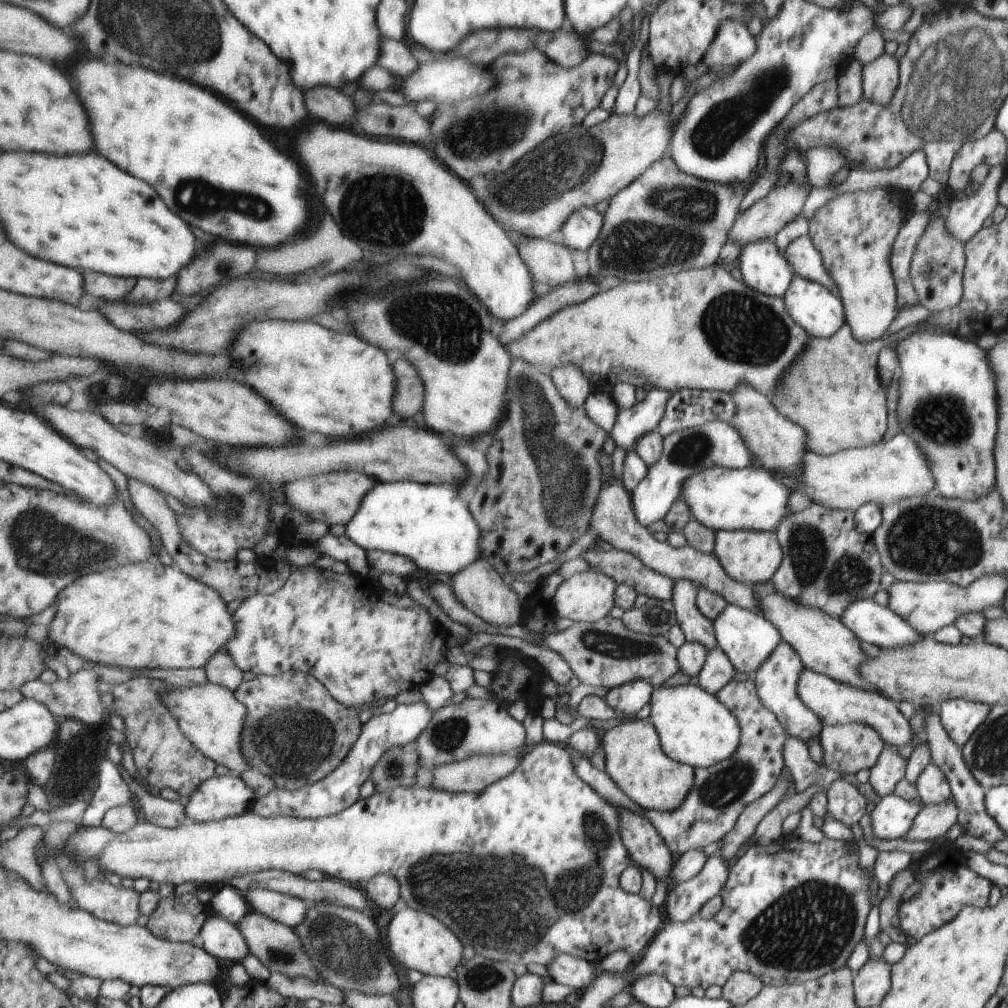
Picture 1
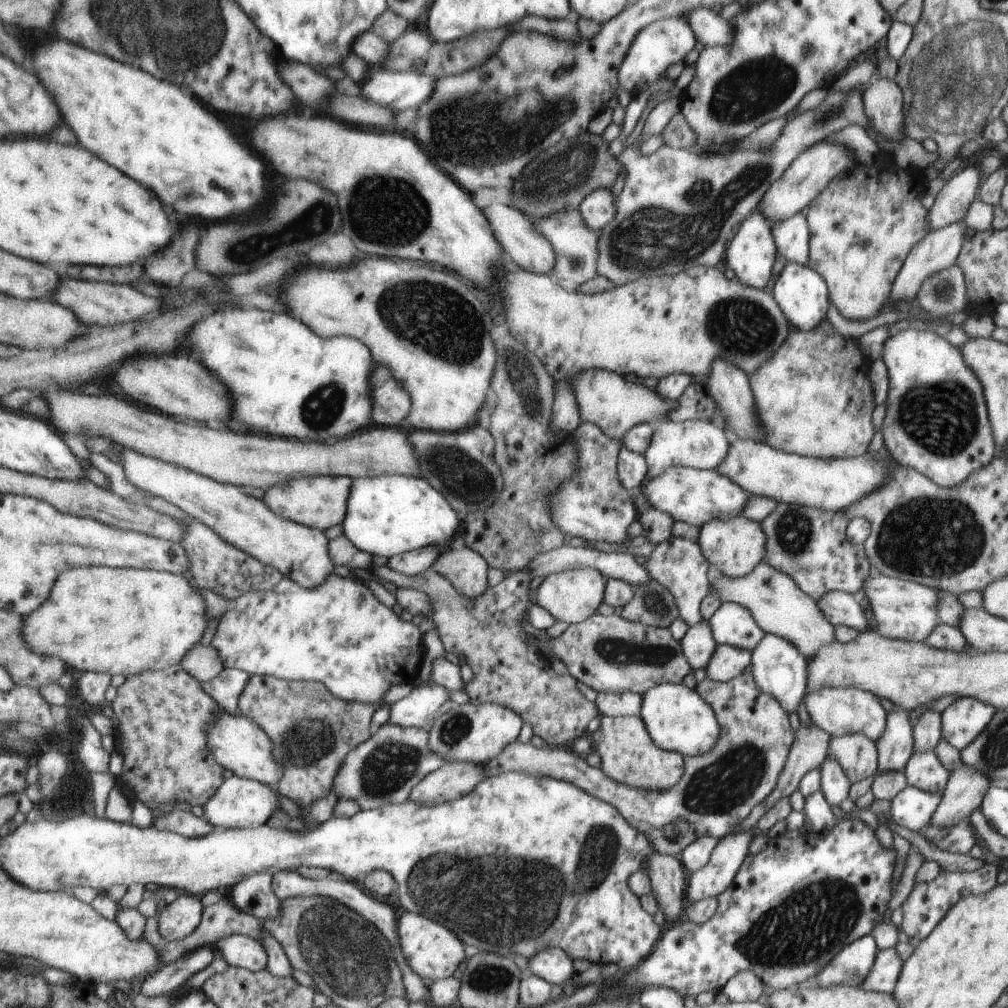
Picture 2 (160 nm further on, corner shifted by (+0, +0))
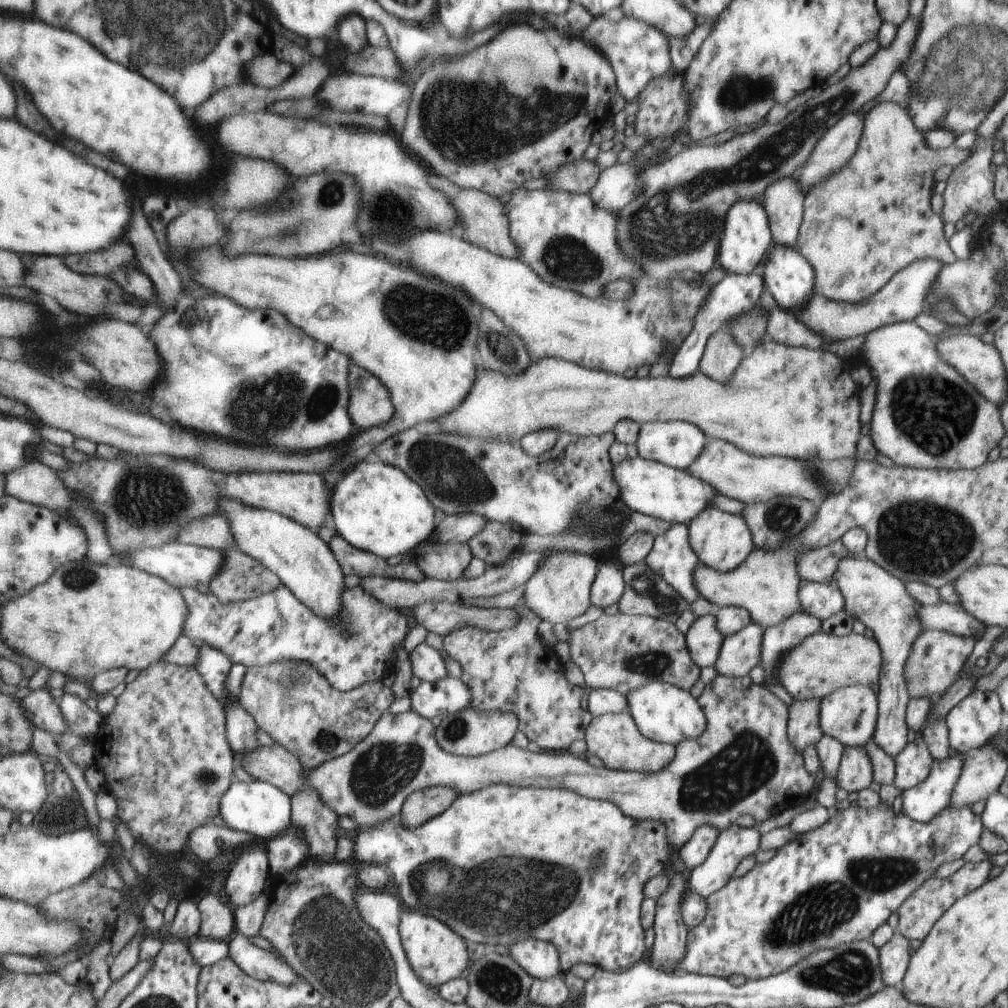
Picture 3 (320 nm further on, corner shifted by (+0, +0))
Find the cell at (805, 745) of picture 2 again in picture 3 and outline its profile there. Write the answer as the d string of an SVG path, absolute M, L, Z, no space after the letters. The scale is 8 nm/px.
M819 698L798 699L788 706L788 735L802 755L806 746L815 746L822 738L823 732L819 725L821 700Z

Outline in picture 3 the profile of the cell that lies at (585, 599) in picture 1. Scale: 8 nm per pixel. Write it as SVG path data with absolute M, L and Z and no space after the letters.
M551 552L543 558L534 573L525 582L525 590L521 600L542 620L552 624L568 624L577 616L584 614L592 601L592 586L596 580L600 564L592 555L579 552Z

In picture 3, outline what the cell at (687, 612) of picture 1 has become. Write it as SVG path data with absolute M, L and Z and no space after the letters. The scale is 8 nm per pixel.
M671 523L670 528L656 535L652 550L644 561L655 573L665 578L671 587L678 590L678 594L681 594L690 604L700 597L696 583L693 582L693 572L700 564L700 559L689 542L689 527L684 523Z

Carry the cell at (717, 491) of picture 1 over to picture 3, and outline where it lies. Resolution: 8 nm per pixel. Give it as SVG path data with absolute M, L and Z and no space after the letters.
M636 458L613 463L613 479L619 488L618 501L631 512L642 513L669 523L688 526L702 510L711 506L711 498L718 495L709 483L691 475L687 470L666 466L658 460Z

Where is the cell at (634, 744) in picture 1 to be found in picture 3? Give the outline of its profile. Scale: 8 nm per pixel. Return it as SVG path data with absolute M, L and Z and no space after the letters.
M629 711L596 715L594 722L588 727L586 738L589 755L598 756L604 766L610 769L632 771L635 773L655 773L665 768L676 756L676 746L670 743L648 740L637 729Z

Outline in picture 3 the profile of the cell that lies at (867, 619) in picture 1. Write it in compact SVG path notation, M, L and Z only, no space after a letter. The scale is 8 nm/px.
M801 581L800 599L802 610L821 621L844 610L844 597L834 584Z

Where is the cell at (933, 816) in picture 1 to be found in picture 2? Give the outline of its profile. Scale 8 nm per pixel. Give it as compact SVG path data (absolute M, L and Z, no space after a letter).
M963 764L953 770L949 773L948 782L942 792L943 797L938 808L933 812L930 823L939 827L949 827L957 825L962 819L970 817L976 808L981 808L981 802L985 798L985 794L992 788L990 782L991 778L988 775L973 766Z

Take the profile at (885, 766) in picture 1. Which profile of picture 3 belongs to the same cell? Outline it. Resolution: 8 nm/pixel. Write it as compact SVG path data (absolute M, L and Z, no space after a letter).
M864 555L843 558L833 574L833 580L844 597L844 610L874 632L874 639L884 655L878 682L880 715L877 718L873 741L895 760L895 756L908 744L909 730L905 716L910 698L904 668L913 642L924 631L917 619L920 604L906 592L905 584L898 576L888 573Z

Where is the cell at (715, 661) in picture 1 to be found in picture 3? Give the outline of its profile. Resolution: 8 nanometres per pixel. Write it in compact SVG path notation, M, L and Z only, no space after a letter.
M754 621L739 631L725 636L716 670L720 675L743 677L761 662L761 646L764 629Z

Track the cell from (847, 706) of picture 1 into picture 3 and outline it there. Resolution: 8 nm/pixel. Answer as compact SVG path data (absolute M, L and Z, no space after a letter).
M850 685L836 689L821 700L819 725L824 735L837 738L845 747L864 747L873 740L880 715L879 698L866 685Z

